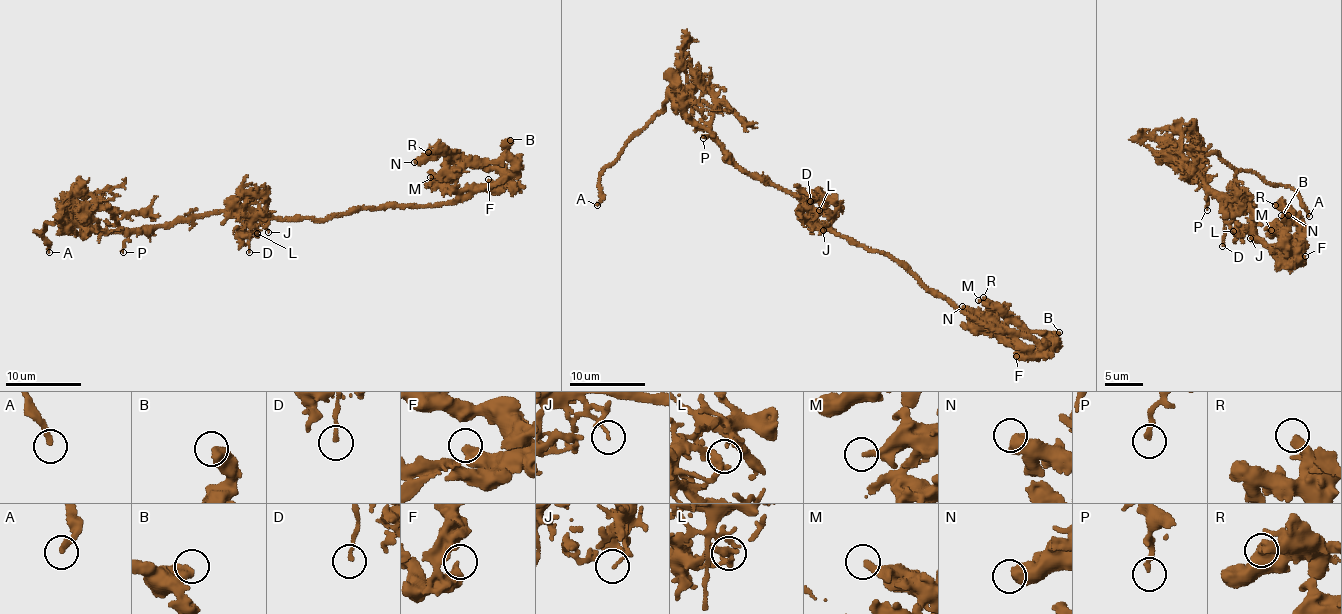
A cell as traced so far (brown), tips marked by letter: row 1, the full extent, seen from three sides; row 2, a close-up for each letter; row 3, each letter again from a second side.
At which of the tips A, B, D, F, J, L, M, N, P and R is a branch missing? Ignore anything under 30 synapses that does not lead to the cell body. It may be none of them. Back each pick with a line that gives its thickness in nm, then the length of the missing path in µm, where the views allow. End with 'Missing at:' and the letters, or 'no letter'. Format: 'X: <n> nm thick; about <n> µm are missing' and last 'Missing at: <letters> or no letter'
A: 240 nm thick; about 15 µm are missing
Missing at: A

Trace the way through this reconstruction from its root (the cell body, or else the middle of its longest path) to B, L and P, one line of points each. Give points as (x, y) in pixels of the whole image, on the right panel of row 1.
B: (1254, 222), (1250, 239), (1270, 248), (1278, 262), (1286, 250), (1288, 228), (1288, 220), (1281, 215)
L: (1254, 222), (1233, 231)
P: (1254, 222), (1250, 211), (1233, 198), (1235, 196), (1229, 198), (1211, 192), (1206, 199), (1207, 210)

